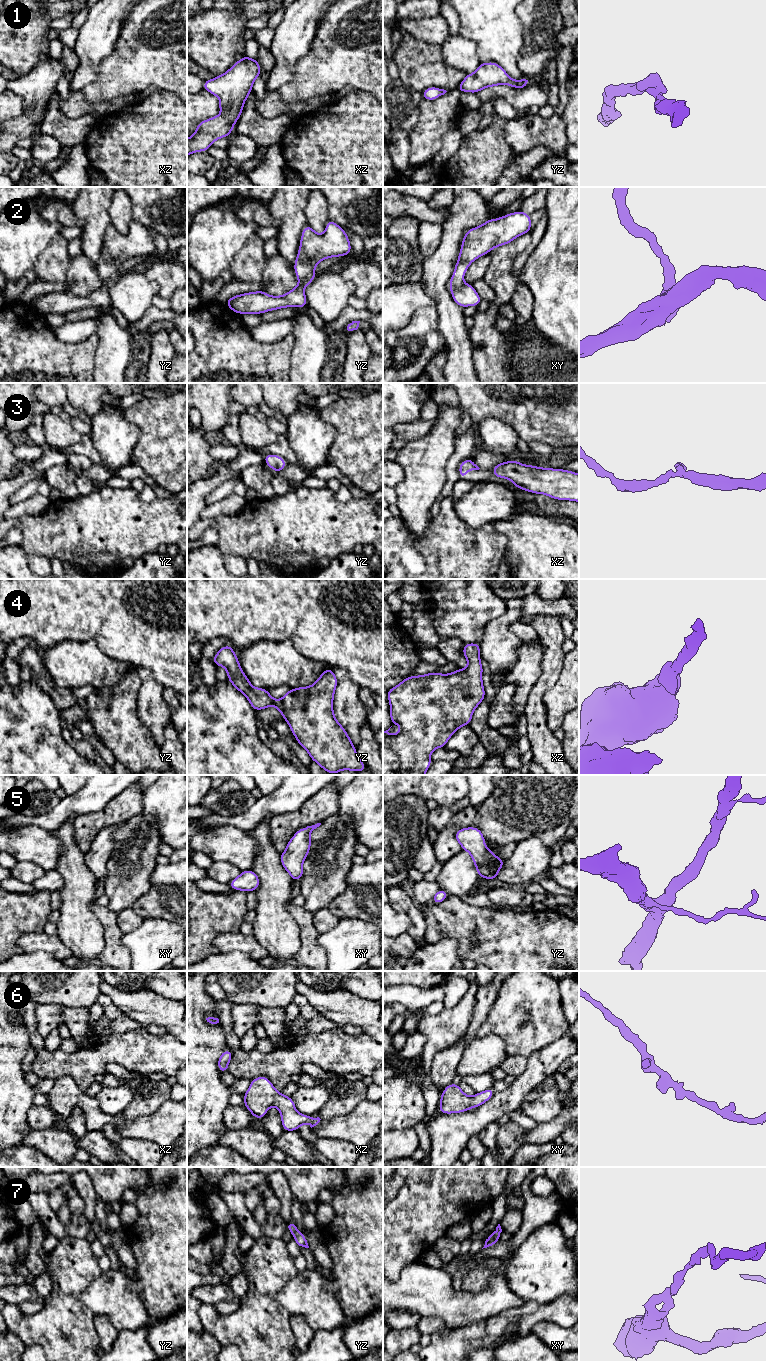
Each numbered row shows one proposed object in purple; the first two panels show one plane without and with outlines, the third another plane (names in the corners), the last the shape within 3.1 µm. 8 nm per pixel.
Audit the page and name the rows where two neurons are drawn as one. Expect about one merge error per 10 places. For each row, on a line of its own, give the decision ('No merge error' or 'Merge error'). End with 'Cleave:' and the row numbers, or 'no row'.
1: No merge error
2: No merge error
3: No merge error
4: No merge error
5: No merge error
6: No merge error
7: No merge error
Cleave: no row

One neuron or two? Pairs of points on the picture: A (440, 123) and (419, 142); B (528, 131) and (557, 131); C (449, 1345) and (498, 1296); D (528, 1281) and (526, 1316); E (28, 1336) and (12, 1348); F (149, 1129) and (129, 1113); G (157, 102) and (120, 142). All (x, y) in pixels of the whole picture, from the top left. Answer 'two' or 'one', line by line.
A: one
B: one
C: two
D: two
E: two
F: two
G: one

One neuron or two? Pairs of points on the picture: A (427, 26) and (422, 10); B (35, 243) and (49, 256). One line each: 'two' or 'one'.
A: two
B: two

